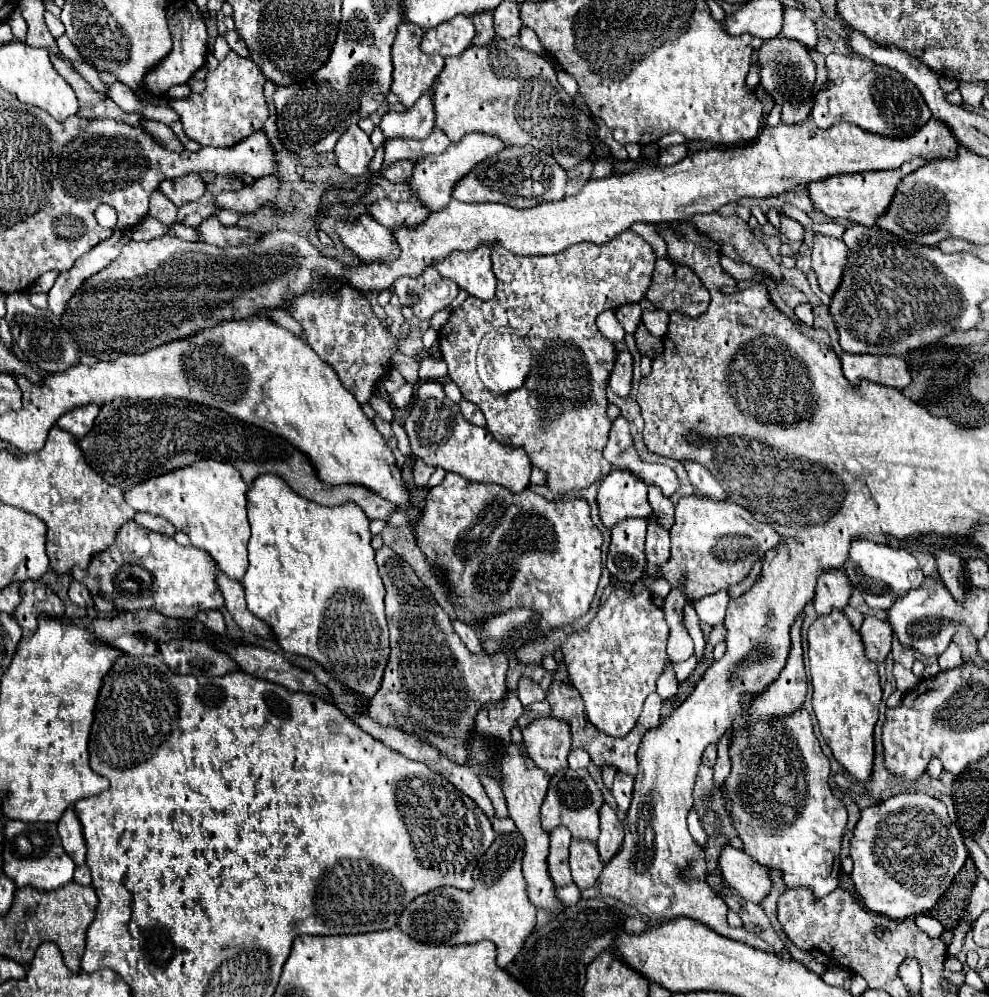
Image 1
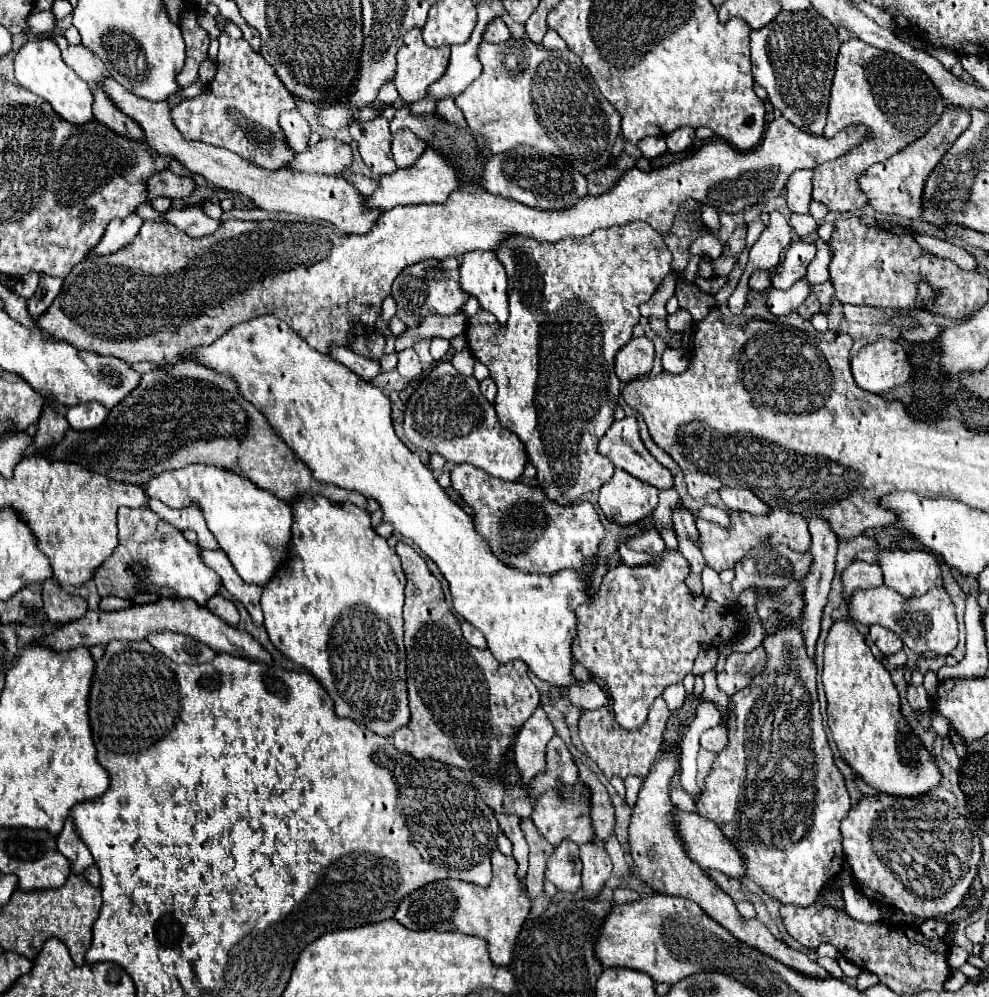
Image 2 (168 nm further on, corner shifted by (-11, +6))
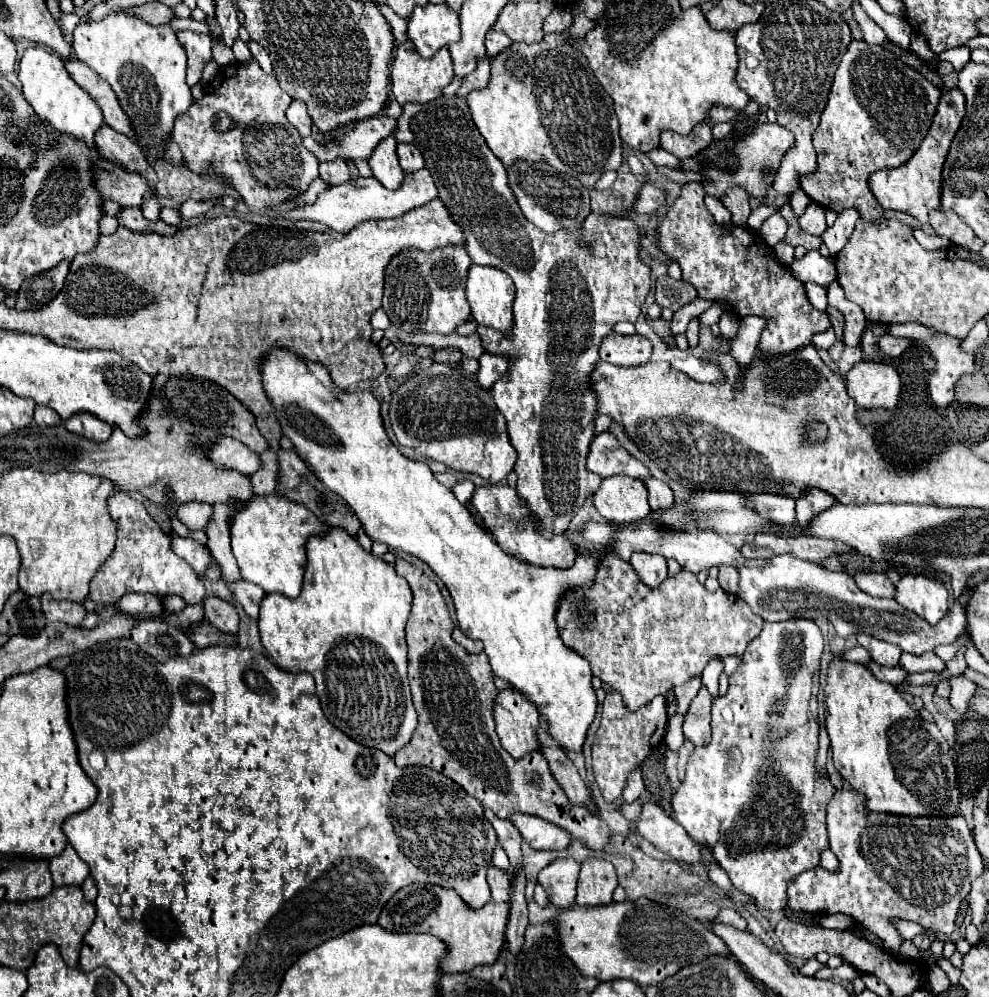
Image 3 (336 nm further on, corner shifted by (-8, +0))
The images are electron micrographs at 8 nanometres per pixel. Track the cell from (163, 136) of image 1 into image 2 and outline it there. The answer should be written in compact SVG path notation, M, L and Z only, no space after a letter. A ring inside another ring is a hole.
M111 77L101 79L99 87L125 115L129 115L137 125L141 125L147 143L159 155L169 155L171 159L181 163L187 171L203 175L215 187L221 187L225 191L235 191L235 193L249 197L263 211L293 213L293 215L301 215L301 217L321 219L321 221L337 227L337 231L341 231L341 233L367 233L381 213L377 209L365 211L361 205L361 193L339 175L295 175L291 171L267 171L263 167L257 167L257 165L245 161L243 157L235 155L233 151L225 151L223 147L211 147L207 143L183 139L179 129L173 125L169 105L165 101L153 103L153 101L141 99L141 97L129 93L119 83L115 83Z

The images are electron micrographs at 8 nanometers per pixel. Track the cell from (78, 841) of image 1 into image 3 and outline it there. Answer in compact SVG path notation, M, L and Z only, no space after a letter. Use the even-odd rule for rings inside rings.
M66 845L60 855L50 859L50 873L54 877L54 887L72 883L82 885L82 881L88 877L88 865L70 845Z

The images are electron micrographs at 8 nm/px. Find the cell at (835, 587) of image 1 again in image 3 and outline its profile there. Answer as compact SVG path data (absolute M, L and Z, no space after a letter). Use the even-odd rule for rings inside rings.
M858 571L854 575L856 585L870 597L894 597L894 585L884 573L864 573Z

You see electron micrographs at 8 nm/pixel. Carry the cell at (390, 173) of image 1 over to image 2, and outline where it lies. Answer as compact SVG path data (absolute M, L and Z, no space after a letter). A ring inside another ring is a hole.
M409 129L397 131L393 135L393 159L397 163L397 167L411 167L419 155L425 151L425 143L421 139L417 139Z

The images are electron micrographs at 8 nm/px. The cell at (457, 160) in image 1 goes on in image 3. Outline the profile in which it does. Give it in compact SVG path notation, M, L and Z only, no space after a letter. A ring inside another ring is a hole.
M418 169L414 173L406 173L404 181L398 189L388 191L376 177L358 177L352 183L344 183L344 185L336 185L332 189L328 189L328 193L322 193L316 201L316 205L310 205L308 209L296 209L296 213L290 215L276 215L272 211L268 211L268 215L272 217L282 217L288 221L298 221L298 219L306 219L306 221L318 221L328 225L330 229L338 231L338 233L348 233L352 227L356 227L362 221L368 219L390 219L390 217L400 217L404 213L408 213L410 209L416 209L432 199L438 197L438 189L432 181L432 175L428 173L428 169Z

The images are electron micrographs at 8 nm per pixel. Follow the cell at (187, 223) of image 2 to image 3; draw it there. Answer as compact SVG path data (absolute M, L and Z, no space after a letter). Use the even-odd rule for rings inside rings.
M126 207L118 215L118 221L120 221L120 225L126 225L132 231L150 231L150 233L160 233L160 235L170 235L170 233L176 235L178 233L178 227L176 225L168 225L162 219L158 219L158 223L156 221L148 221L142 215L142 209L140 207L132 207L132 209Z

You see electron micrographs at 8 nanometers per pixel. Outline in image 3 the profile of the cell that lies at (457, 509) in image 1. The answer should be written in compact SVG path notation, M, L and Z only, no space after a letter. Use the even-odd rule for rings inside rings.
M490 485L490 487L476 487L472 493L472 505L476 507L478 515L482 517L484 525L488 531L492 531L492 537L496 543L514 559L538 565L538 567L558 567L558 569L568 569L574 565L576 559L576 549L572 541L568 539L568 531L564 533L552 533L550 537L544 537L540 531L540 525L536 525L536 519L526 505L516 495L516 489L506 487L506 485Z

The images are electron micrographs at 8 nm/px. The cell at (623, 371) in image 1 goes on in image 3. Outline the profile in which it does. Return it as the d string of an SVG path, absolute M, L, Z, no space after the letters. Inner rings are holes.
M612 333L600 347L600 359L618 367L646 365L652 355L652 343L642 335L618 335Z

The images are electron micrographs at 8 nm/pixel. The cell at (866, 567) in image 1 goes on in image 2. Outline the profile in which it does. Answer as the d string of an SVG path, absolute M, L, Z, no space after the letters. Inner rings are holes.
M879 549L879 567L885 585L907 597L921 597L933 587L943 587L939 561L929 551Z

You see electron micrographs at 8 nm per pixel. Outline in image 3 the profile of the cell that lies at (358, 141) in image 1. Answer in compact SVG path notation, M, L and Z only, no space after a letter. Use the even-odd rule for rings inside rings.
M388 135L386 139L382 139L376 149L372 151L368 165L372 169L372 175L388 189L396 189L400 187L400 181L404 177L404 171L398 165L398 157L396 157L396 139L392 135Z

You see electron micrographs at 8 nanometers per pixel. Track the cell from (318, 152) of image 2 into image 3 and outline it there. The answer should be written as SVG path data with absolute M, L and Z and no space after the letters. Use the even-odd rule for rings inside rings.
M386 115L380 117L370 117L364 119L356 125L354 131L342 133L338 141L328 143L322 147L314 137L304 139L304 147L320 161L320 163L330 163L330 161L358 161L358 159L368 159L372 149L388 135L392 135L396 129L396 119L390 119Z

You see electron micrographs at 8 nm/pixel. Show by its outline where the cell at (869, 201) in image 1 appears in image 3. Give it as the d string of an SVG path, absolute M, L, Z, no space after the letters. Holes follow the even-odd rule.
M948 89L942 93L932 127L928 129L920 149L906 161L902 167L892 167L884 171L876 171L870 175L868 185L876 201L884 209L894 209L894 211L904 211L912 217L916 217L920 223L928 223L928 213L940 205L940 173L944 159L948 155L950 143L962 123L964 117L964 95L958 89Z

